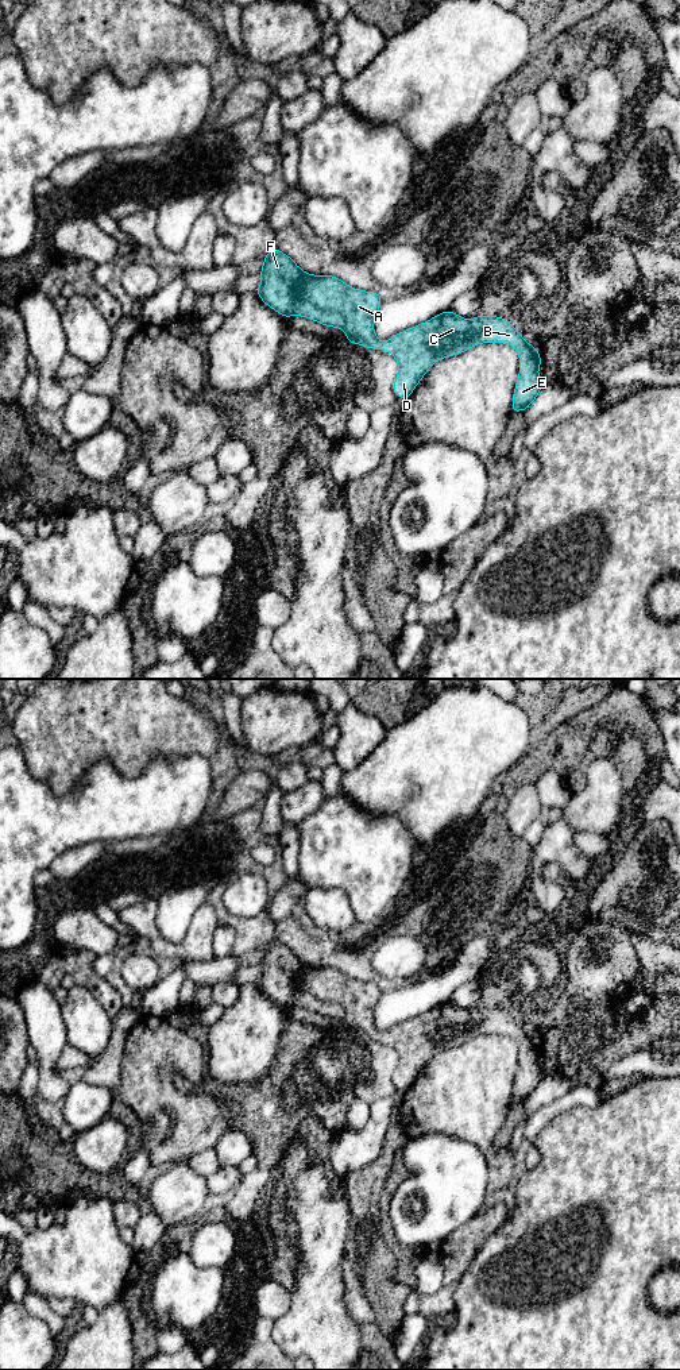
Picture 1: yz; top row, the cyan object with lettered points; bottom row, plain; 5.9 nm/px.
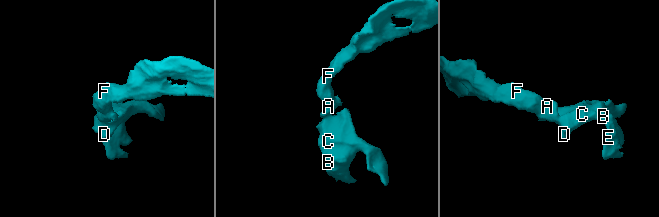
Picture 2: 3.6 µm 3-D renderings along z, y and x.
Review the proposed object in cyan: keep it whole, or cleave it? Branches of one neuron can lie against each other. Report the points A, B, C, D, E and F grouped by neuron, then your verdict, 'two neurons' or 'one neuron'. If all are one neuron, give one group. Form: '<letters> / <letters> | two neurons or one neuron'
A B C D E F | one neuron

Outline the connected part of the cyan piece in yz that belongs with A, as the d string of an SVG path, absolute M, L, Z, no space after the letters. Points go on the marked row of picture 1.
M275 247L264 255L259 273L262 283L256 294L285 319L304 316L329 328L341 328L347 333L347 343L389 351L398 362L393 390L405 401L438 359L461 354L480 343L507 343L519 355L511 412L526 410L542 387L537 373L540 352L502 317L476 316L467 320L445 310L382 341L374 332L380 294L353 289L333 275L308 274Z

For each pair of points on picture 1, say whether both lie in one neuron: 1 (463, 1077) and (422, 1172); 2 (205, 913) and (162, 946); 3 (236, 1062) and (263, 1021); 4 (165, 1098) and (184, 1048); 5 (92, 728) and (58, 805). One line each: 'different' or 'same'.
1: different
2: same
3: same
4: same
5: different

